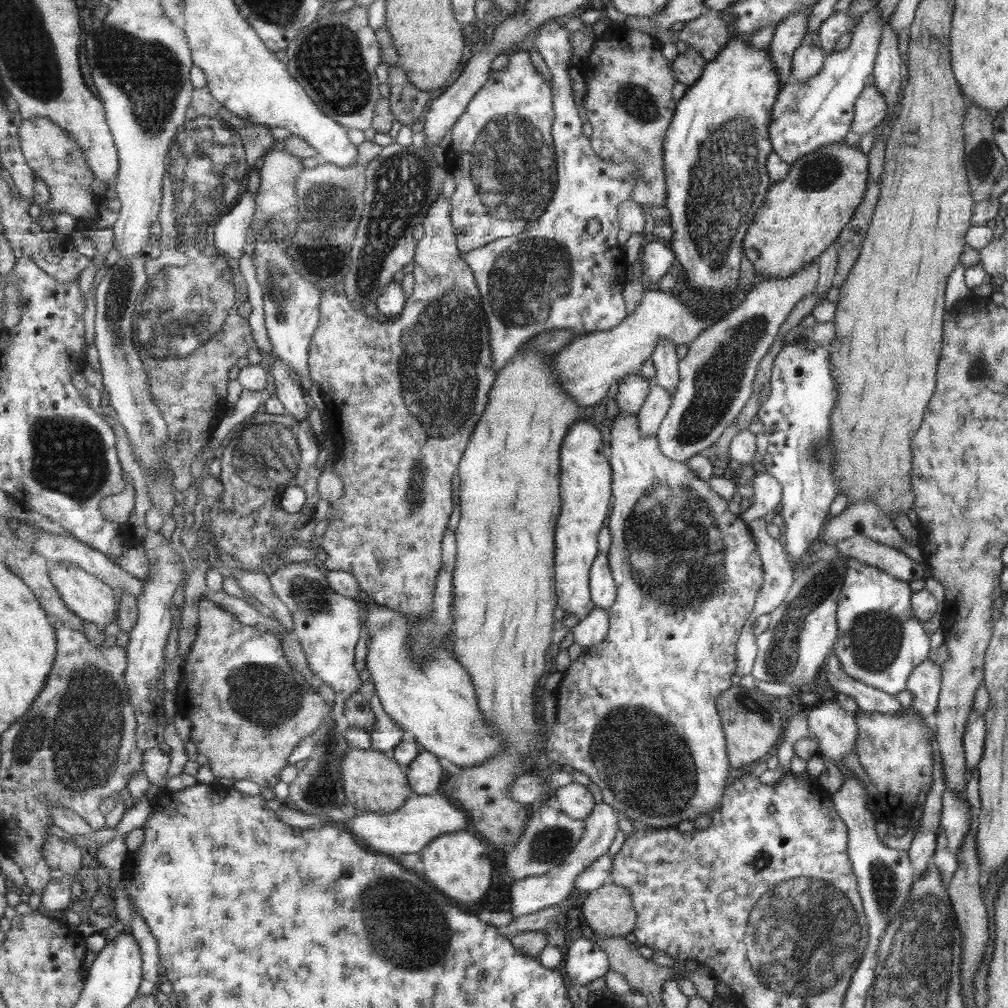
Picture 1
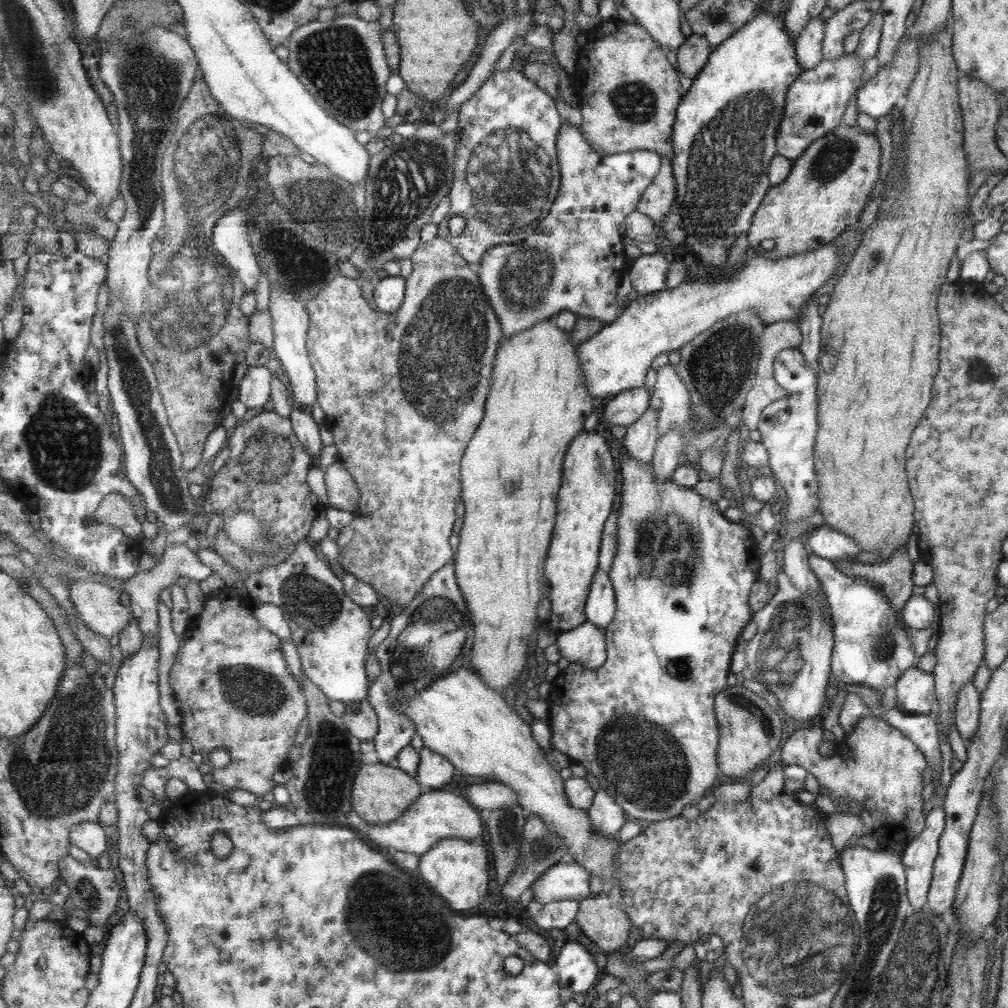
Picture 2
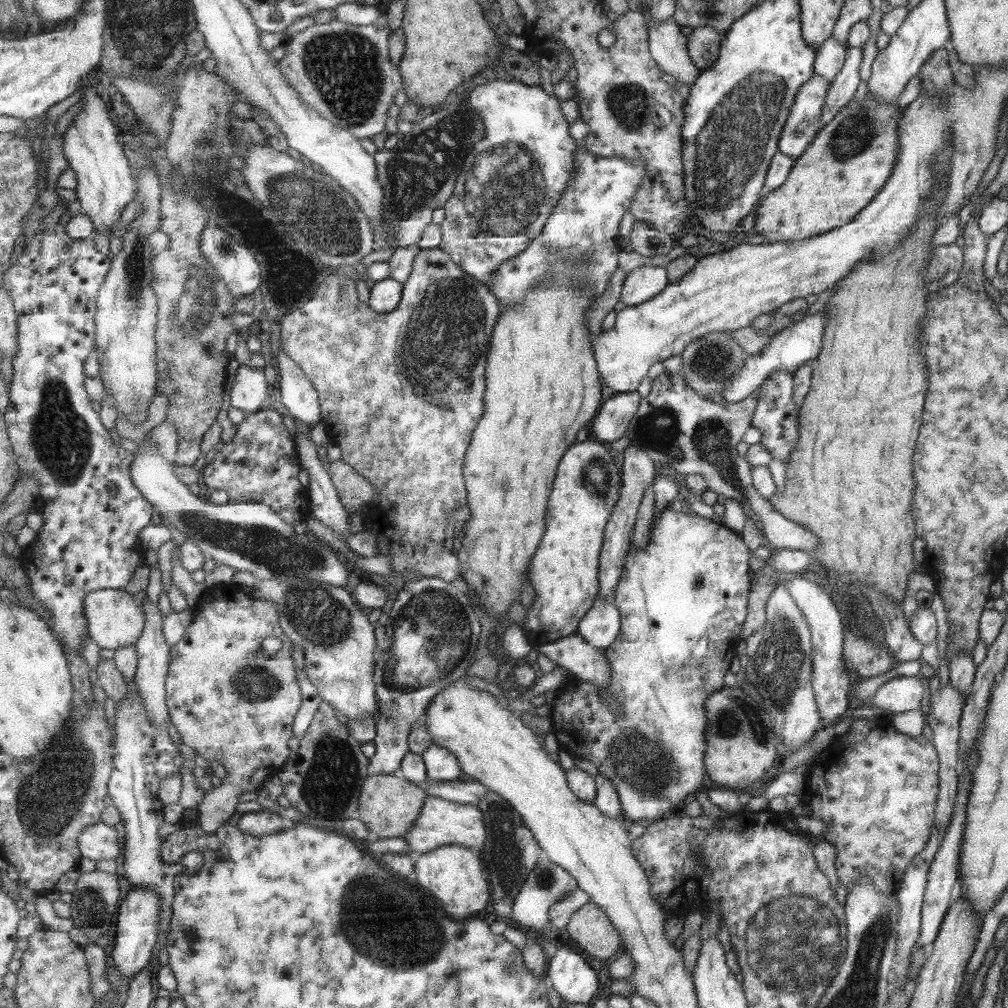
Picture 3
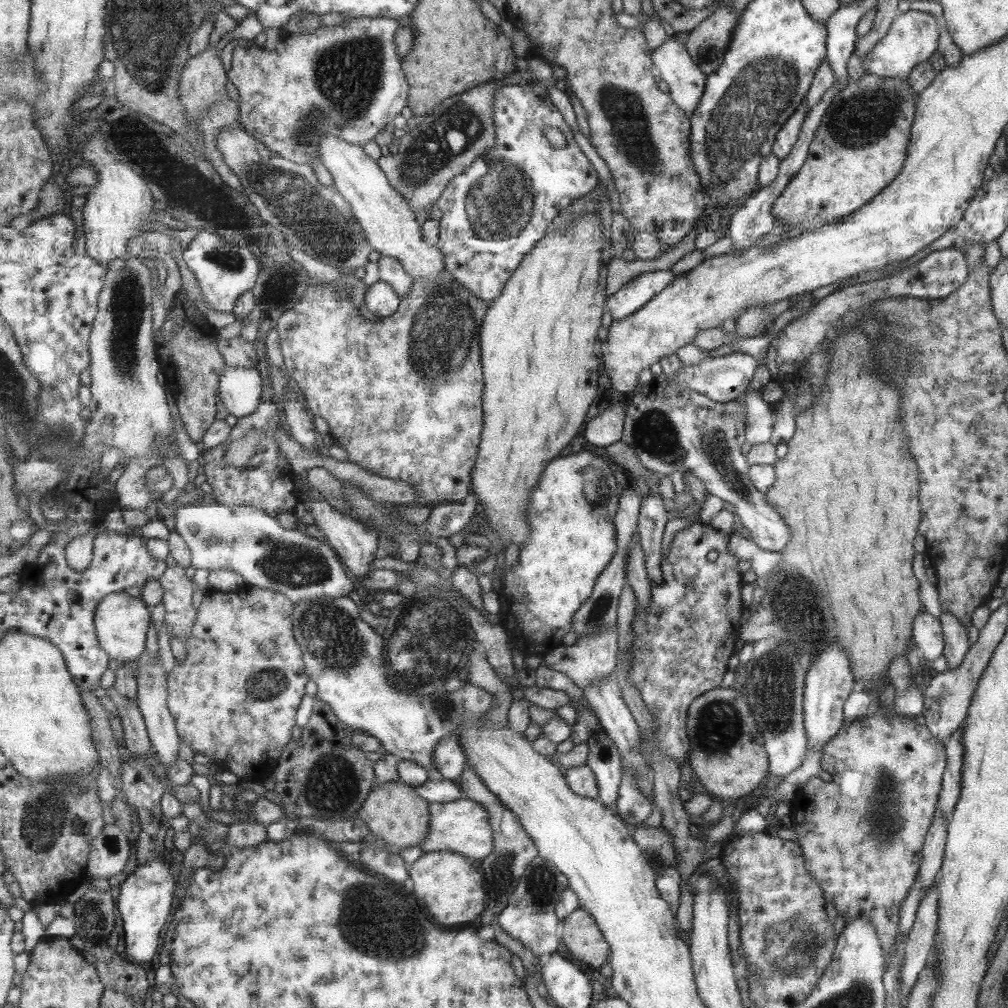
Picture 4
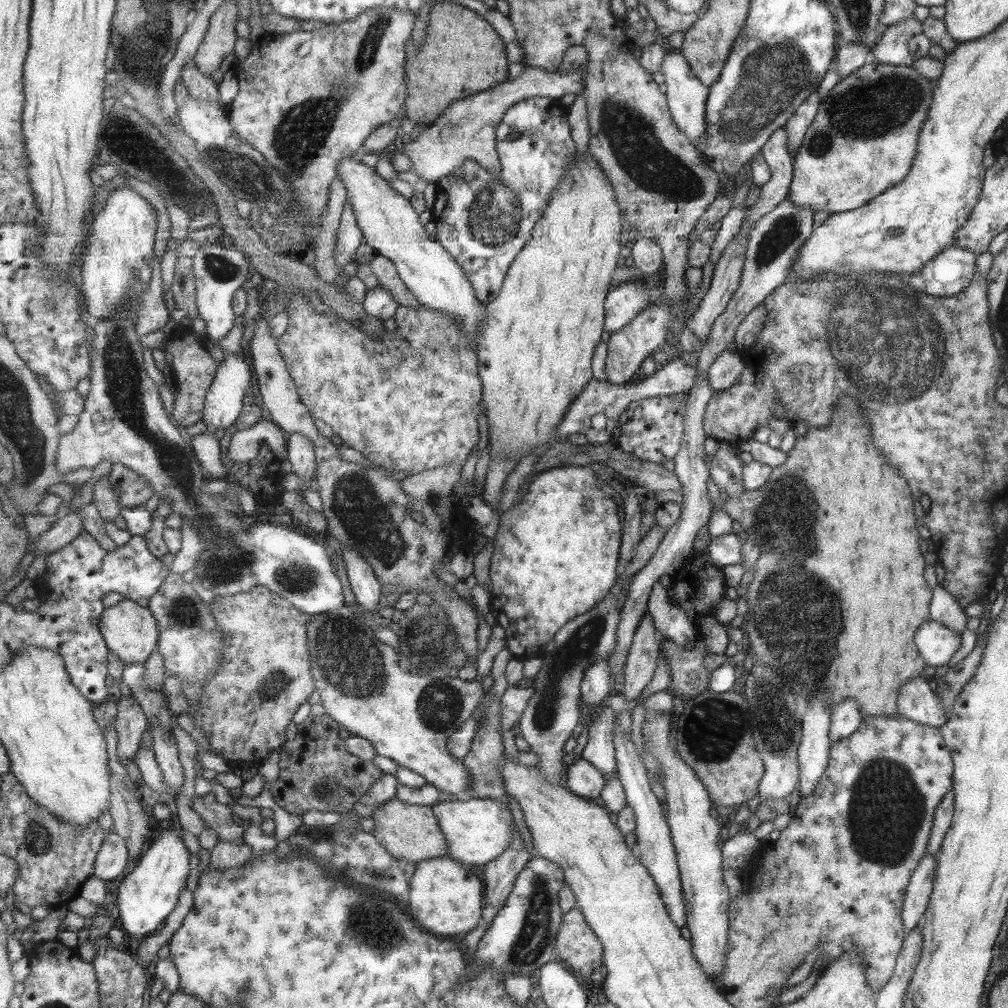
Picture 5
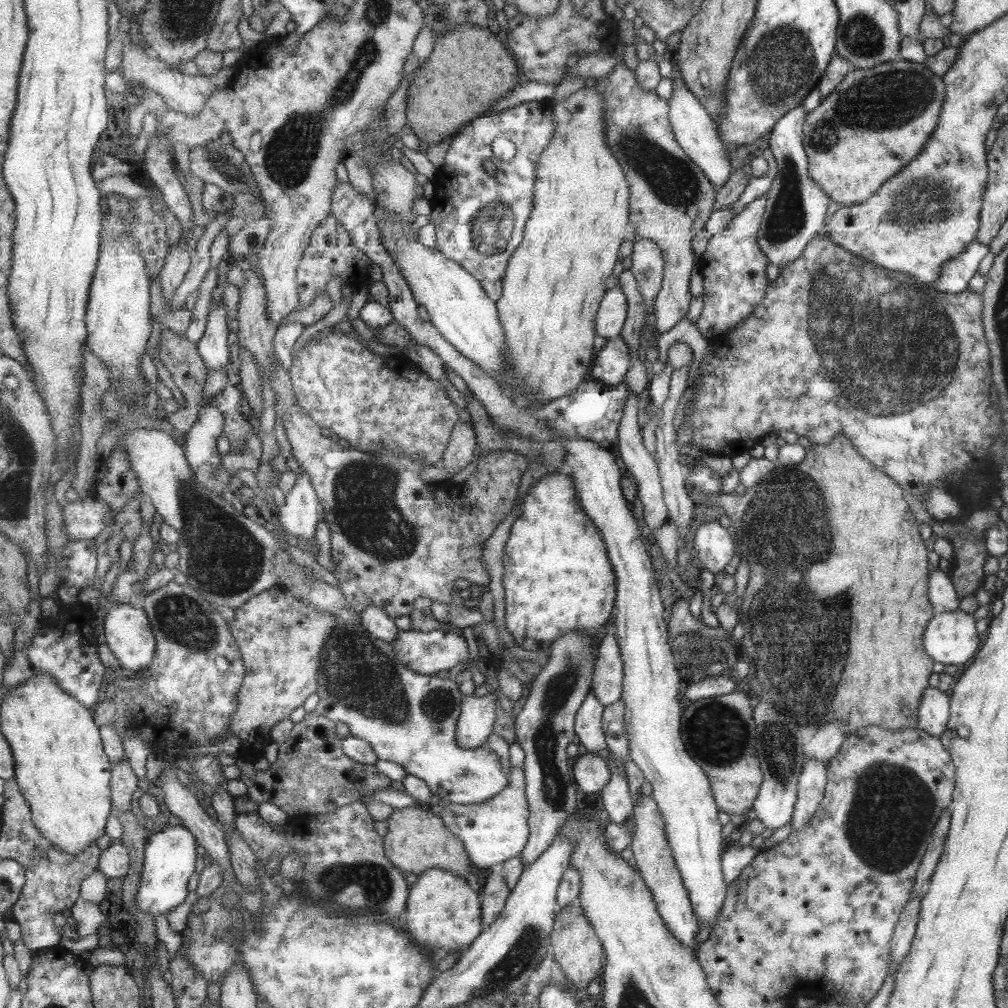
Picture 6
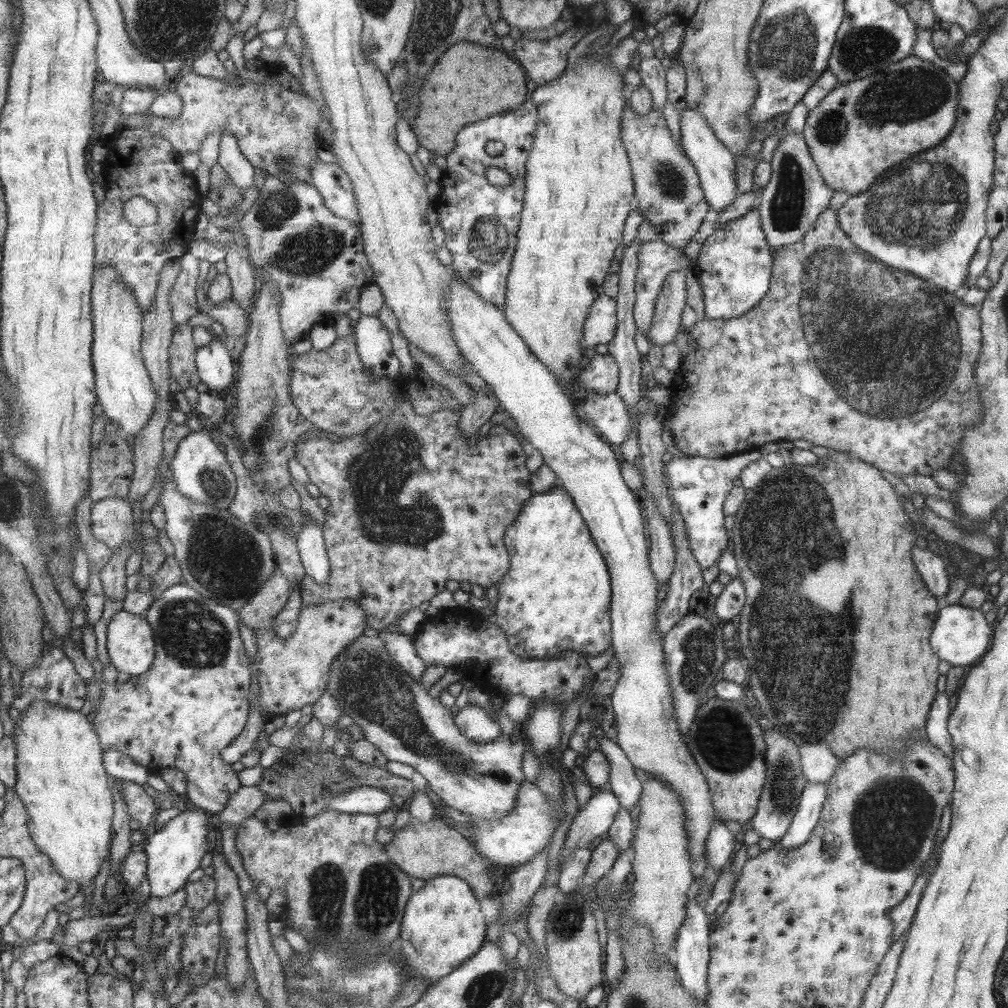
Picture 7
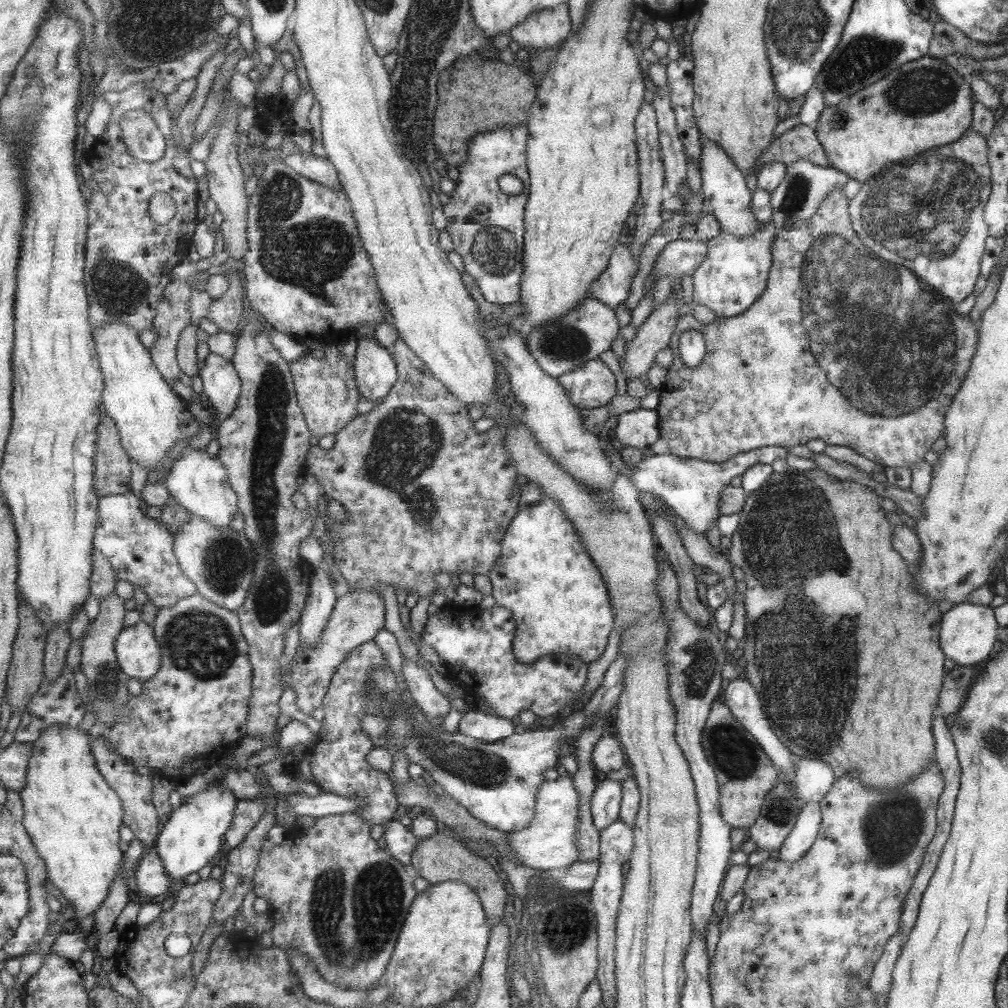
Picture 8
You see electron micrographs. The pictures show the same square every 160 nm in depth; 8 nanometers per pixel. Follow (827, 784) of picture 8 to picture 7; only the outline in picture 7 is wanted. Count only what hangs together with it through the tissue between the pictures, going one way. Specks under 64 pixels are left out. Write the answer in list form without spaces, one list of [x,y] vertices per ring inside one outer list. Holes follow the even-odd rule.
[[[825,742],[801,744],[799,746],[801,772],[807,783],[823,783],[836,769],[838,758]]]

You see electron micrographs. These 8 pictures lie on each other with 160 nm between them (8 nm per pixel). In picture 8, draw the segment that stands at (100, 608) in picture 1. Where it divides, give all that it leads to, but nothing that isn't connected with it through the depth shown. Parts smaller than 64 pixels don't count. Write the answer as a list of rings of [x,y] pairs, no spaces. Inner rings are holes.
[[[139,621],[135,626],[124,626],[118,634],[115,648],[123,673],[139,680],[141,684],[151,680],[161,669],[162,650],[160,642],[157,640],[154,626],[147,624],[147,622]]]

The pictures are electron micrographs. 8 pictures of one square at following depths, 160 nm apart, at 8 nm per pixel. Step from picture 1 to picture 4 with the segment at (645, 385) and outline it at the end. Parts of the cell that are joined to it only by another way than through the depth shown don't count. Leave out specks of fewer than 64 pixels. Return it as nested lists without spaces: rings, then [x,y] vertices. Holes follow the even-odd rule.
[[[623,401],[607,404],[603,413],[597,413],[586,426],[585,440],[598,447],[608,447],[621,441],[627,413],[628,406]]]

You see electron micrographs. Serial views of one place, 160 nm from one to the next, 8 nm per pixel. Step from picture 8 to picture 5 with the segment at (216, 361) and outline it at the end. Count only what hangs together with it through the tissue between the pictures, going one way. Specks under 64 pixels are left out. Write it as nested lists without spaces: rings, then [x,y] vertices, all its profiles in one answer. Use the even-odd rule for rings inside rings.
[[[222,240],[200,246],[193,257],[193,271],[197,278],[198,309],[200,316],[207,323],[207,341],[217,345],[235,326],[234,298],[236,292],[245,287],[245,282],[251,278],[251,264],[243,252]]]

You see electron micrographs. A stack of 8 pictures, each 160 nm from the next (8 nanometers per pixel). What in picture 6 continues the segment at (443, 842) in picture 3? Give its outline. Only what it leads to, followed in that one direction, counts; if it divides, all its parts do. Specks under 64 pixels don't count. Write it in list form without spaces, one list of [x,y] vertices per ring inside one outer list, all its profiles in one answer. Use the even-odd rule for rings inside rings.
[[[517,767],[512,769],[510,783],[511,786],[505,787],[504,791],[483,804],[444,804],[441,818],[448,829],[464,842],[475,869],[498,869],[510,858],[521,855],[528,845],[531,808],[526,797],[526,770]]]

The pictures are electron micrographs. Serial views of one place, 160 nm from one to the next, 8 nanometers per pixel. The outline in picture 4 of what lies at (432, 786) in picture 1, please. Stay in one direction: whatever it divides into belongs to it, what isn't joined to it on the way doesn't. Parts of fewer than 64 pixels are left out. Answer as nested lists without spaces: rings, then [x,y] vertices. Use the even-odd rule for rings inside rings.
[[[447,734],[434,750],[434,766],[445,778],[458,782],[469,766],[467,755],[461,747],[459,734]]]

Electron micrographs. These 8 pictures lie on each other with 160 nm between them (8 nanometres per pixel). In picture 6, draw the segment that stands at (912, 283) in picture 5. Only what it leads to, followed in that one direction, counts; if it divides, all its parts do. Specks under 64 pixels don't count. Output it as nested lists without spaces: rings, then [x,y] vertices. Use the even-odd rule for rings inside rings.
[[[975,239],[969,241],[961,254],[945,262],[940,270],[940,276],[932,282],[931,286],[947,294],[965,291],[968,288],[969,279],[975,274],[981,259],[988,252],[988,245],[981,244]]]

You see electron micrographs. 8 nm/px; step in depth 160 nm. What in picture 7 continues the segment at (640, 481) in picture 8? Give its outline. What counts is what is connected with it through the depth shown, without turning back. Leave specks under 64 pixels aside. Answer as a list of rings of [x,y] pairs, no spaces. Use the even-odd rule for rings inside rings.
[[[755,450],[723,459],[685,456],[668,458],[664,473],[670,477],[674,498],[681,505],[691,554],[702,569],[715,566],[723,550],[730,548],[722,504],[733,487],[733,478],[738,478],[747,463],[759,457],[759,451]]]

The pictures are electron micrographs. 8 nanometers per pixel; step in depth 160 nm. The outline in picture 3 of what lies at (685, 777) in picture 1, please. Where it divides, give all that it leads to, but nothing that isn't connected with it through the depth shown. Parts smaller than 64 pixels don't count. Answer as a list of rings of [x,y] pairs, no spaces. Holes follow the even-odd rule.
[[[667,507],[661,514],[658,514],[653,521],[650,530],[649,544],[640,549],[632,549],[628,552],[625,568],[621,575],[617,590],[615,593],[615,604],[619,607],[622,616],[622,627],[617,638],[606,648],[606,656],[613,669],[613,678],[609,684],[609,690],[617,703],[621,705],[623,714],[613,712],[607,702],[603,702],[601,692],[597,686],[591,682],[581,682],[572,676],[569,684],[559,688],[554,698],[554,706],[550,708],[552,732],[560,747],[565,748],[567,752],[577,758],[586,758],[590,760],[600,770],[600,774],[605,778],[612,780],[620,796],[621,806],[626,818],[633,822],[641,820],[663,820],[663,817],[673,815],[677,809],[684,805],[685,796],[691,795],[695,790],[699,791],[699,786],[703,782],[705,769],[703,768],[705,746],[705,726],[708,720],[705,715],[705,699],[717,693],[723,686],[723,676],[729,670],[731,658],[735,658],[735,648],[739,644],[737,636],[742,632],[742,626],[745,620],[745,610],[748,610],[747,594],[749,594],[749,584],[751,584],[751,574],[749,572],[749,550],[745,548],[743,540],[737,536],[736,532],[725,528],[723,525],[717,526],[705,517],[698,516],[690,509],[685,512],[677,512],[671,507]]]

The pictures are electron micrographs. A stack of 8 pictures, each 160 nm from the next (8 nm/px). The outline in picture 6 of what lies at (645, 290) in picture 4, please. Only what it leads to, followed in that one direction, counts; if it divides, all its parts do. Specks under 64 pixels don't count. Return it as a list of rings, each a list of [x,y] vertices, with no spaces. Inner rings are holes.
[[[619,286],[609,289],[597,319],[597,336],[618,339],[627,320],[627,296]]]

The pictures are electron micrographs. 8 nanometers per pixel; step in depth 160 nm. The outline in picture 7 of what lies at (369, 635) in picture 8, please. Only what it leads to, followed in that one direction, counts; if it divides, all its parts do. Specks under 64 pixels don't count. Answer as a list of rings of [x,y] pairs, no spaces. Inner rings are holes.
[[[354,600],[304,604],[298,618],[297,630],[290,637],[276,637],[276,624],[264,632],[254,630],[258,651],[252,660],[259,677],[259,711],[263,717],[286,717],[303,706],[314,706],[328,690],[329,672],[333,661],[356,638],[363,636],[367,626],[364,610]]]

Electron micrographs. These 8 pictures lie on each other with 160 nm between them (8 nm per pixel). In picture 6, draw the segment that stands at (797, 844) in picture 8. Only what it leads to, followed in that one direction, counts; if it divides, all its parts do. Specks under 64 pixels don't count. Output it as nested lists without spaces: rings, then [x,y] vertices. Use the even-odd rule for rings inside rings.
[[[805,759],[796,786],[796,805],[790,824],[793,831],[800,829],[811,817],[823,798],[826,783],[826,763]]]

